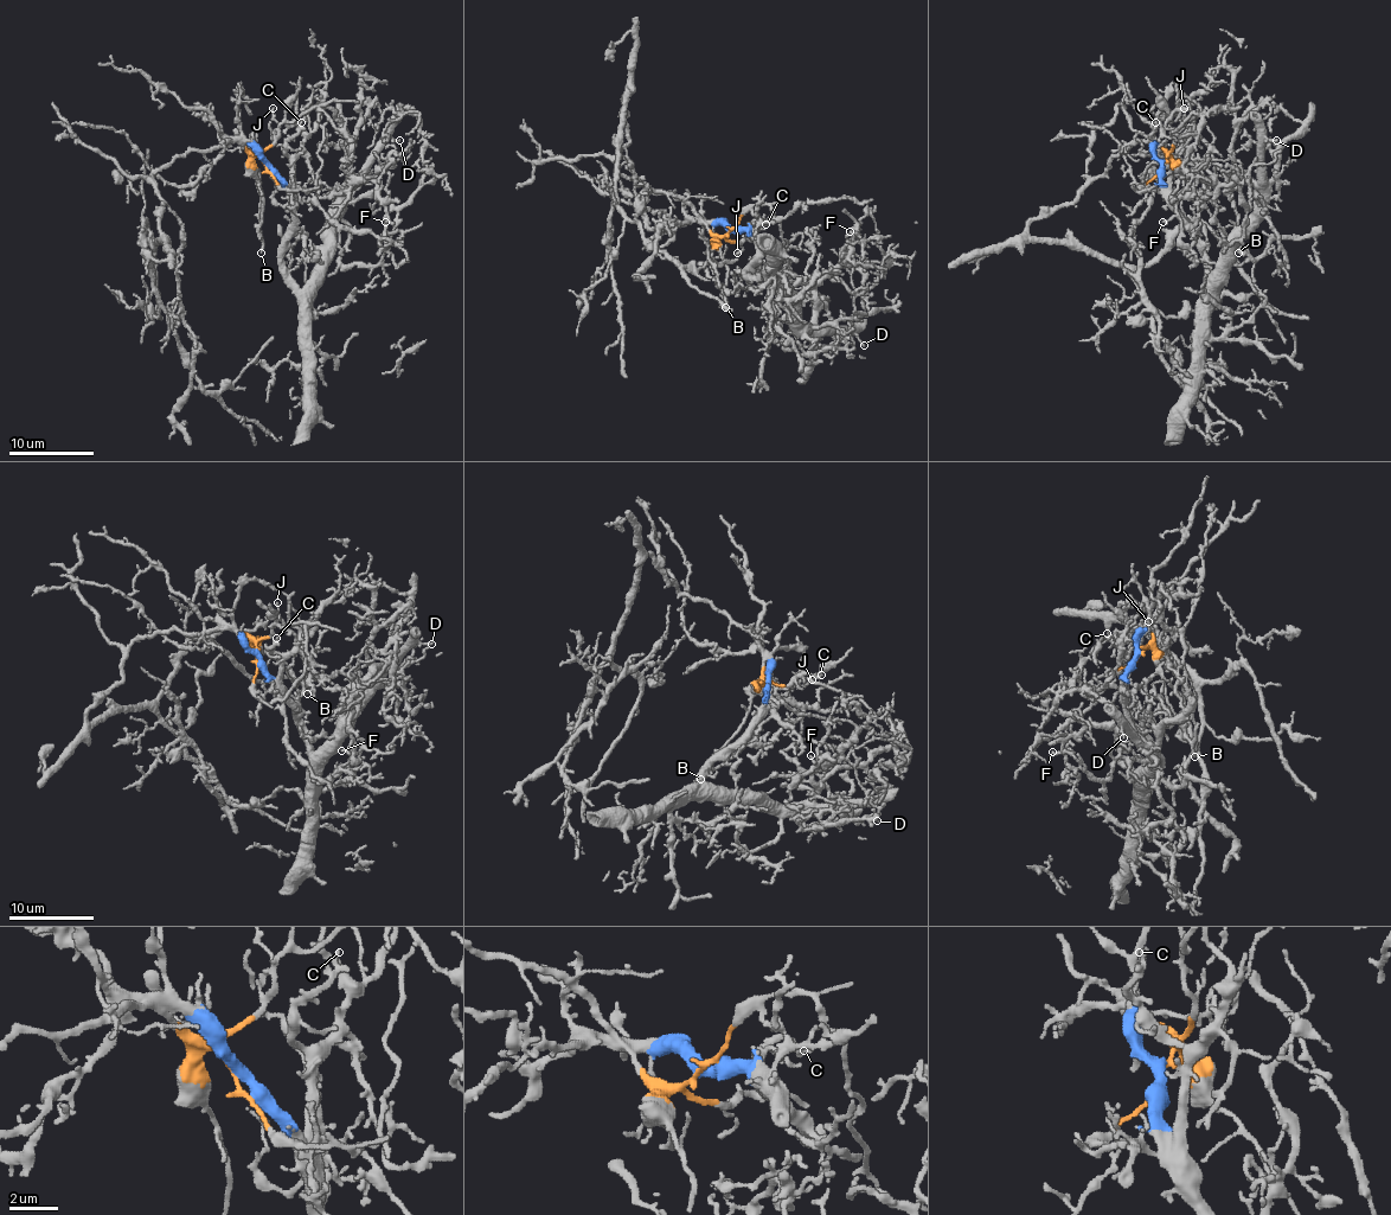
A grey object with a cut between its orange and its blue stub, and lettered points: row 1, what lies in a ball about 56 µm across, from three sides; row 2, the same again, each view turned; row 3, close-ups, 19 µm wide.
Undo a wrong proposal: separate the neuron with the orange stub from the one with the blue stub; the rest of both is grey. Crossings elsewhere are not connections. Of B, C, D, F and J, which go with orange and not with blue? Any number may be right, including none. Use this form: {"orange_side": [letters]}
{"orange_side": ["B", "J"]}

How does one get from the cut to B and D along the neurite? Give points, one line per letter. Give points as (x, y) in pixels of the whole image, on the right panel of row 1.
B: (1161, 165), (1168, 155), (1198, 194), (1213, 222), (1236, 243), (1238, 251)
D: (1161, 165), (1172, 211), (1204, 262), (1206, 288), (1223, 248), (1254, 216), (1257, 145), (1265, 136), (1276, 141)

